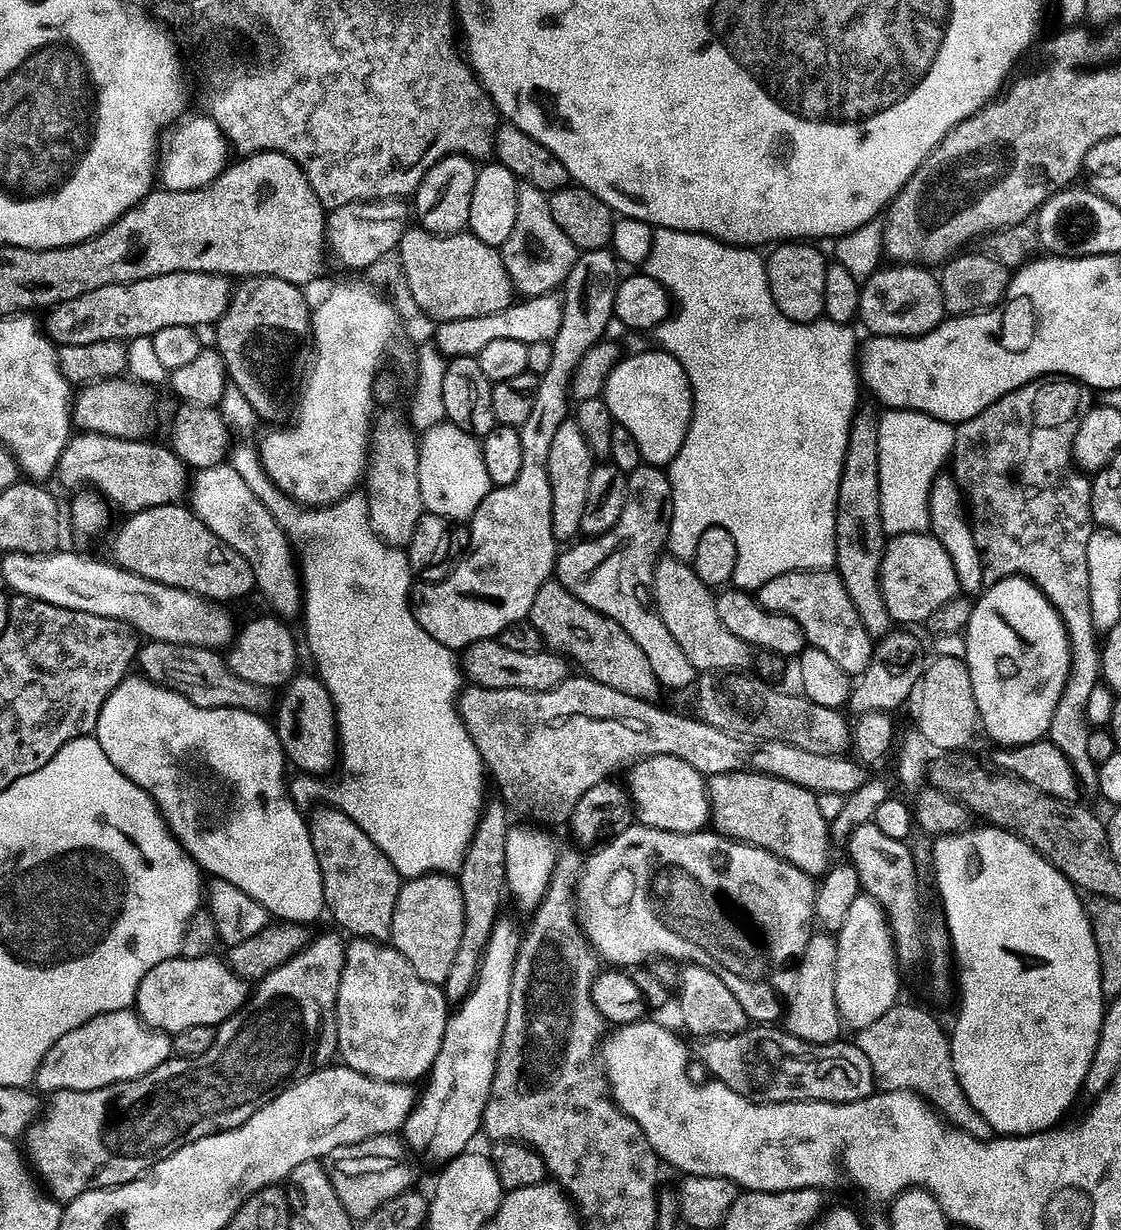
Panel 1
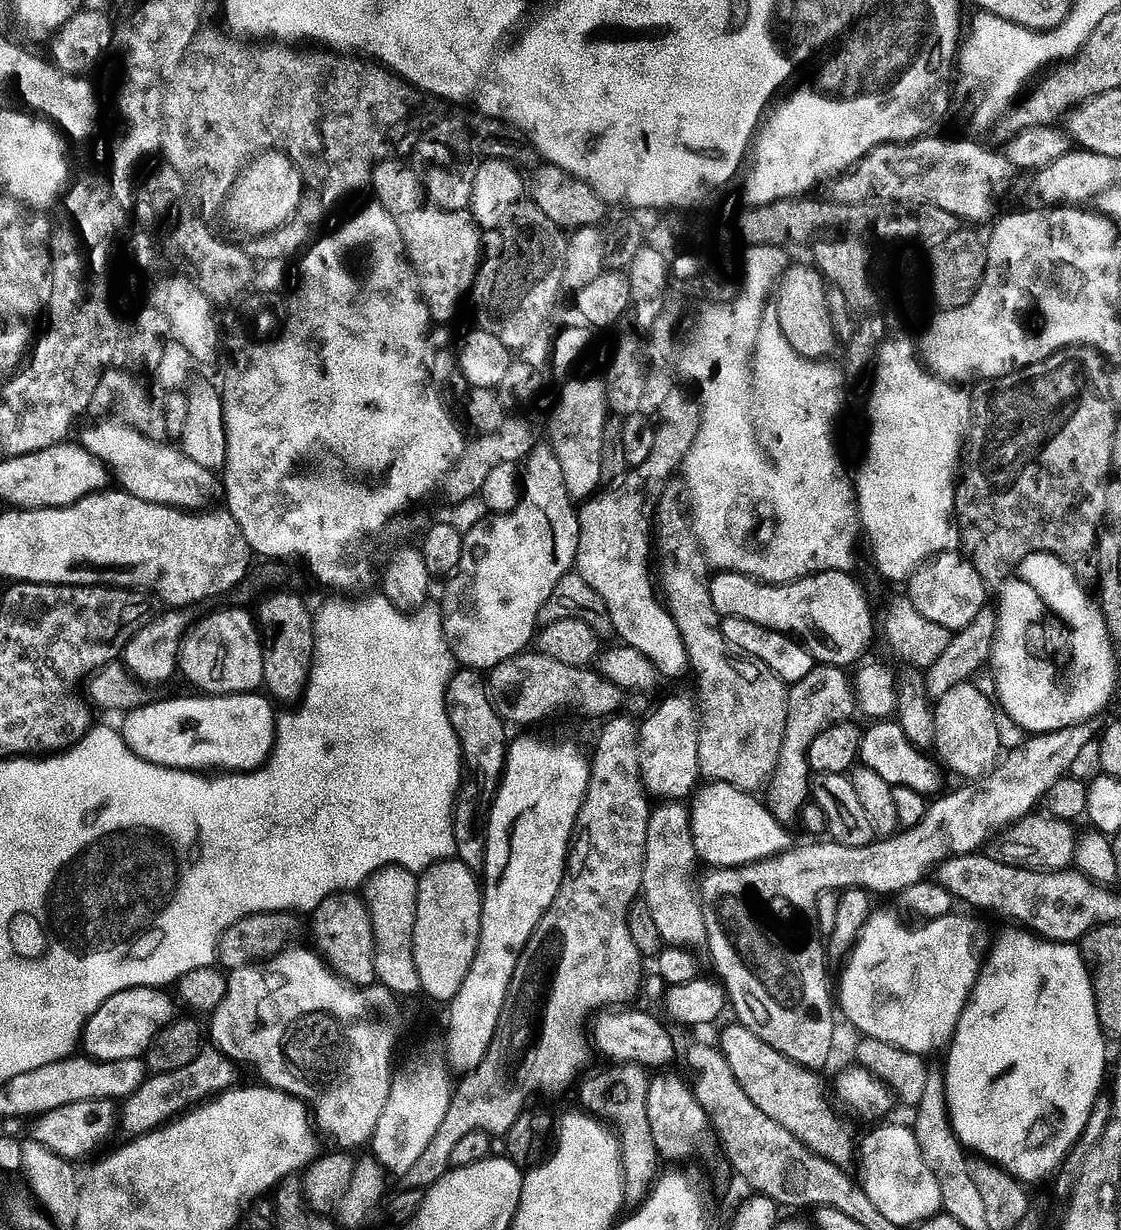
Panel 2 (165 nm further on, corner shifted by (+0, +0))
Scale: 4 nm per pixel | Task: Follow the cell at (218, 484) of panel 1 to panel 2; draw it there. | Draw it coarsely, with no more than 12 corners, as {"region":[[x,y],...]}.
{"region":[[100,422],[78,437],[123,491],[204,510],[218,476],[179,447]]}

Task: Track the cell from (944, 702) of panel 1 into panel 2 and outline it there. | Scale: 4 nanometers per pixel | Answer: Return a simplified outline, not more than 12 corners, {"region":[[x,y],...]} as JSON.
{"region":[[972,682],[935,701],[935,755],[976,782],[1001,759],[997,705]]}

